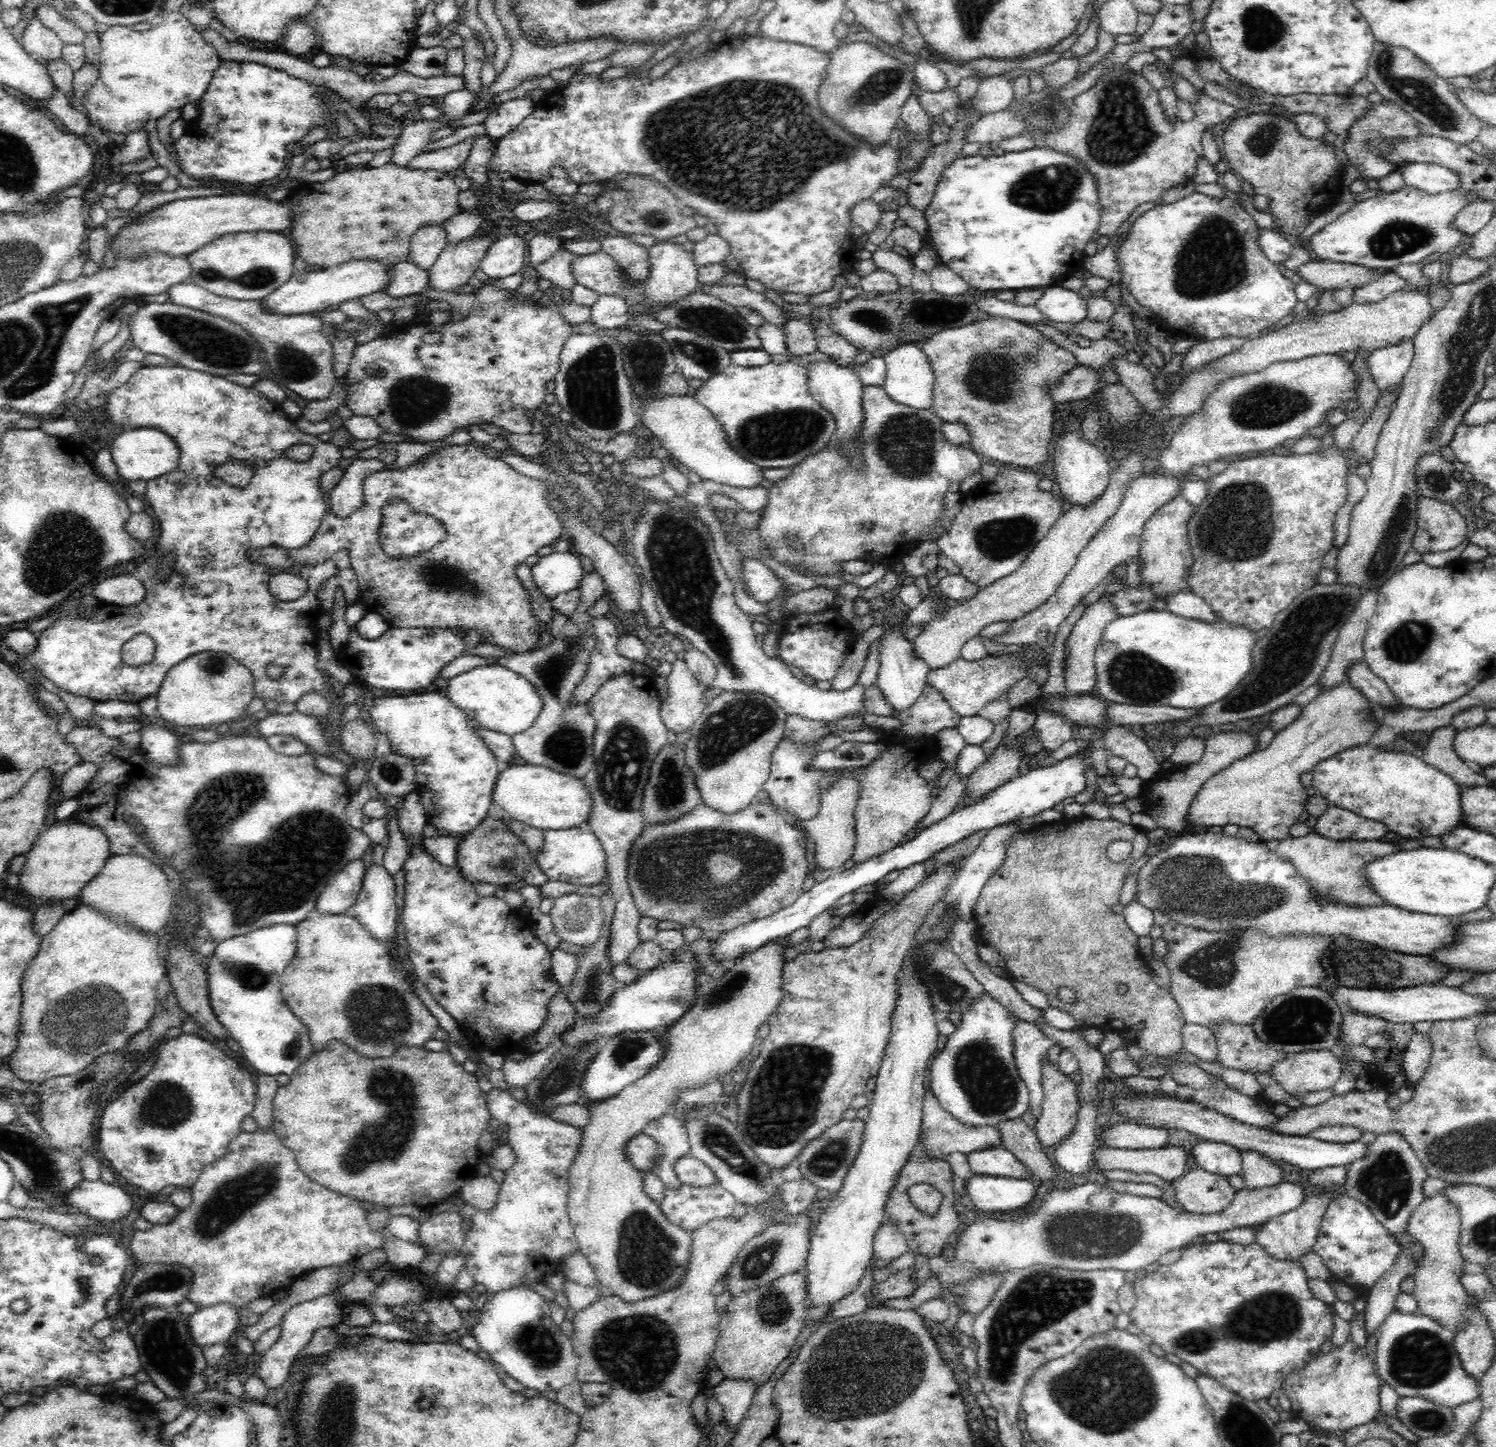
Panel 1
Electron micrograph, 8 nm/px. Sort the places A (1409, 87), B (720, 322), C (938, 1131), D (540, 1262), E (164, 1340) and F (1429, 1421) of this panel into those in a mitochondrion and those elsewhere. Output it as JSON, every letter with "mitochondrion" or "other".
{"A":"mitochondrion","B":"mitochondrion","C":"other","D":"other","E":"mitochondrion","F":"mitochondrion"}

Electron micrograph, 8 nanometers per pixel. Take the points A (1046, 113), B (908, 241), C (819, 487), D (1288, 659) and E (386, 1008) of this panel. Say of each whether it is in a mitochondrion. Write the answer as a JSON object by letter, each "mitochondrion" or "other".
{"A":"mitochondrion","B":"other","C":"mitochondrion","D":"mitochondrion","E":"mitochondrion"}

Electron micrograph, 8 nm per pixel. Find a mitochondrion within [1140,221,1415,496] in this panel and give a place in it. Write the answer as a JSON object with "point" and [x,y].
{"point":[1264,406]}

